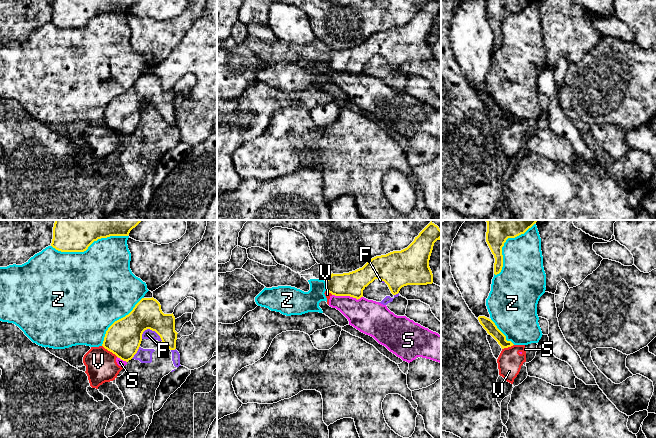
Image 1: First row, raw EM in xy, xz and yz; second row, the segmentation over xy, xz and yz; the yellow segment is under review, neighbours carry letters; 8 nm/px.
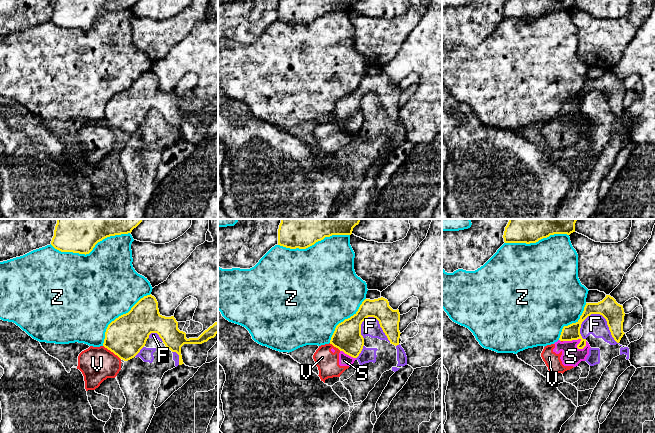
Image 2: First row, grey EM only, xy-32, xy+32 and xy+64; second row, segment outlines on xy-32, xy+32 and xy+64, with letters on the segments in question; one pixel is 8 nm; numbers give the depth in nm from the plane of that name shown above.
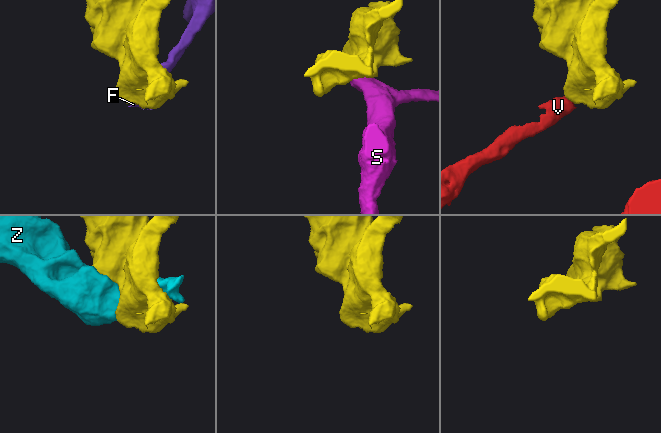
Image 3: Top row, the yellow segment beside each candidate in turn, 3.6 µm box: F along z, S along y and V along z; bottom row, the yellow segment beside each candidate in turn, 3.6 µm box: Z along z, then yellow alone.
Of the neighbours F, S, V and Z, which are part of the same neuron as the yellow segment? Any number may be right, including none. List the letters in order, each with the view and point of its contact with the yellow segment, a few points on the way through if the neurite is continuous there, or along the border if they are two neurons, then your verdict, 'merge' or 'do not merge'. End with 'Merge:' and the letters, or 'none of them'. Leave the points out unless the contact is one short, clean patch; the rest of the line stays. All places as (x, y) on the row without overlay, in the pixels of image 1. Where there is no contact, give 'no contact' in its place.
F: meets yellow in xy at (152, 106); do not merge
S: meets yellow in xz at (347, 71); do not merge
V: meets yellow in xy at (110, 127); border along xy (102, 121), (117, 132); do not merge
Z: meets yellow in xy at (89, 21); do not merge
Merge: none of them

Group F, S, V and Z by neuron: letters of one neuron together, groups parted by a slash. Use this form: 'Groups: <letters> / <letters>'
Groups: F / S V / Z

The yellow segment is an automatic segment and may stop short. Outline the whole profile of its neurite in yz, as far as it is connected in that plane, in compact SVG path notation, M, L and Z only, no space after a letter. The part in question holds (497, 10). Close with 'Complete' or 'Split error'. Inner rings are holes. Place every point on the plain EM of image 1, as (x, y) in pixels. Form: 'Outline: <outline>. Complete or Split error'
Outline: M487 0L486 18L494 31L494 50L501 48L503 43L502 23L508 14L524 10L534 0Z. Complete

